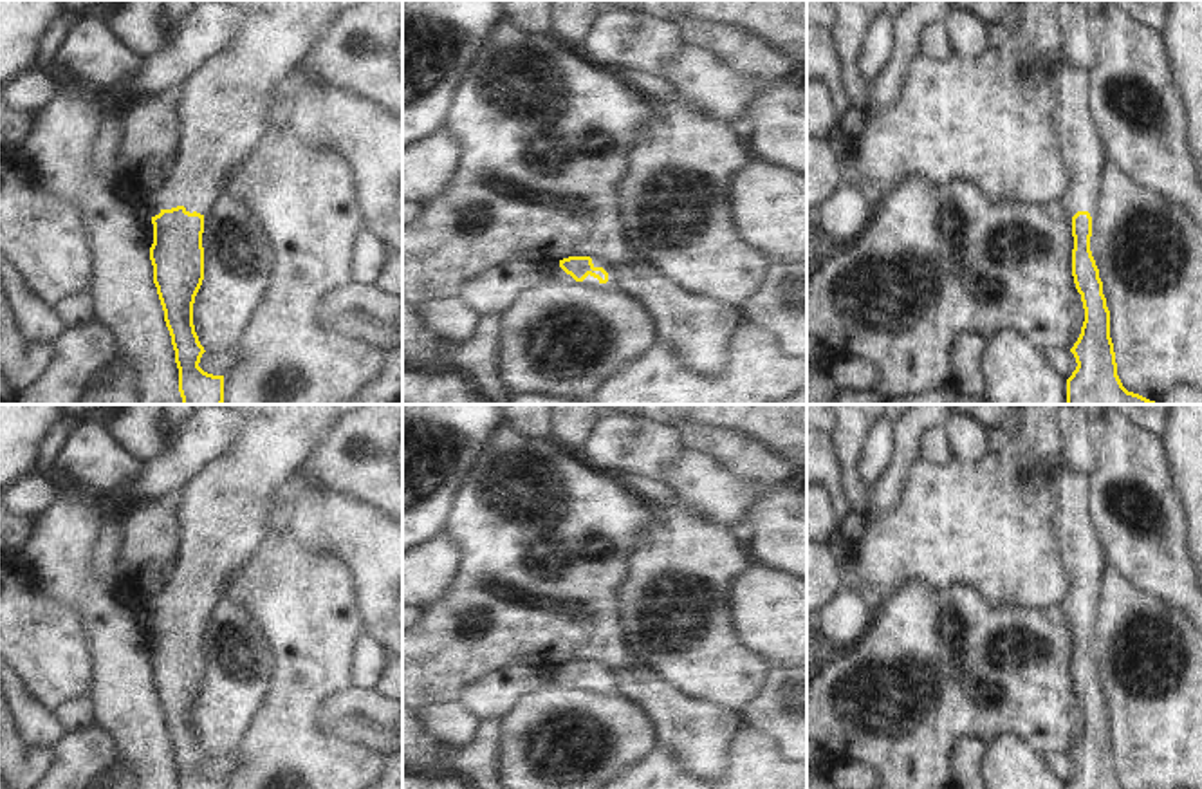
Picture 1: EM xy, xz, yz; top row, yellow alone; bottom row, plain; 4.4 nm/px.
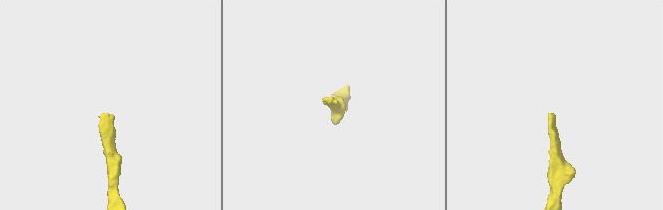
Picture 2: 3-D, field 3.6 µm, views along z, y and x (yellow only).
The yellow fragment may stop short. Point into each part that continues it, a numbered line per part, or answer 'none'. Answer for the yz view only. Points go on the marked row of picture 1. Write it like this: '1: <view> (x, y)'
1: yz (1083, 156)

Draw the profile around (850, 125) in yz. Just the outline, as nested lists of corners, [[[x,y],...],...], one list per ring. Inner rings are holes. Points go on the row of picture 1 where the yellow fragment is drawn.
[[[850,107],[839,121],[837,132],[848,141],[852,148],[859,148],[865,119],[865,110]]]

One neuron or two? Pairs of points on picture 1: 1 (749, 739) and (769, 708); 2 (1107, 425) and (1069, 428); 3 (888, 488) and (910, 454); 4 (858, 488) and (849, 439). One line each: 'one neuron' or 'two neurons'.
1: two neurons
2: two neurons
3: one neuron
4: one neuron

